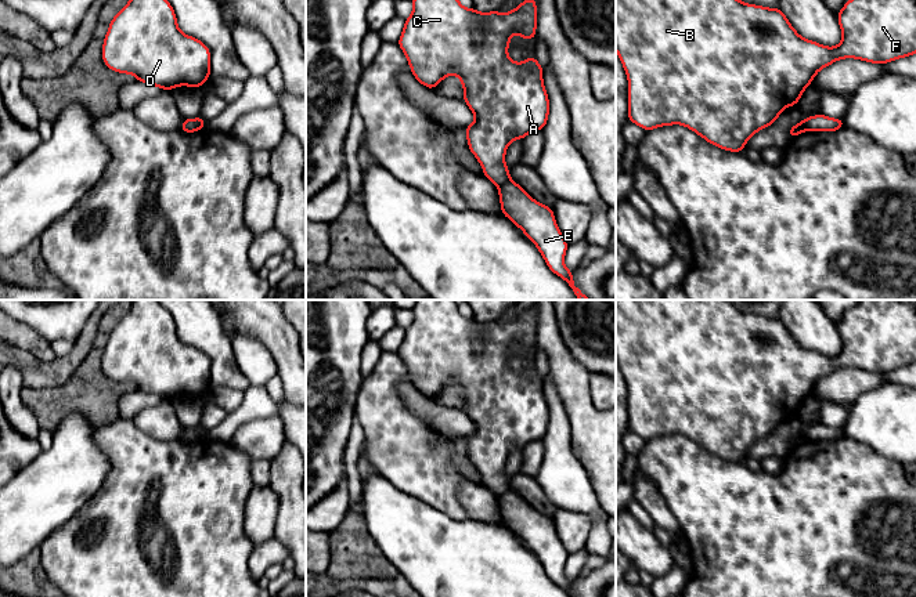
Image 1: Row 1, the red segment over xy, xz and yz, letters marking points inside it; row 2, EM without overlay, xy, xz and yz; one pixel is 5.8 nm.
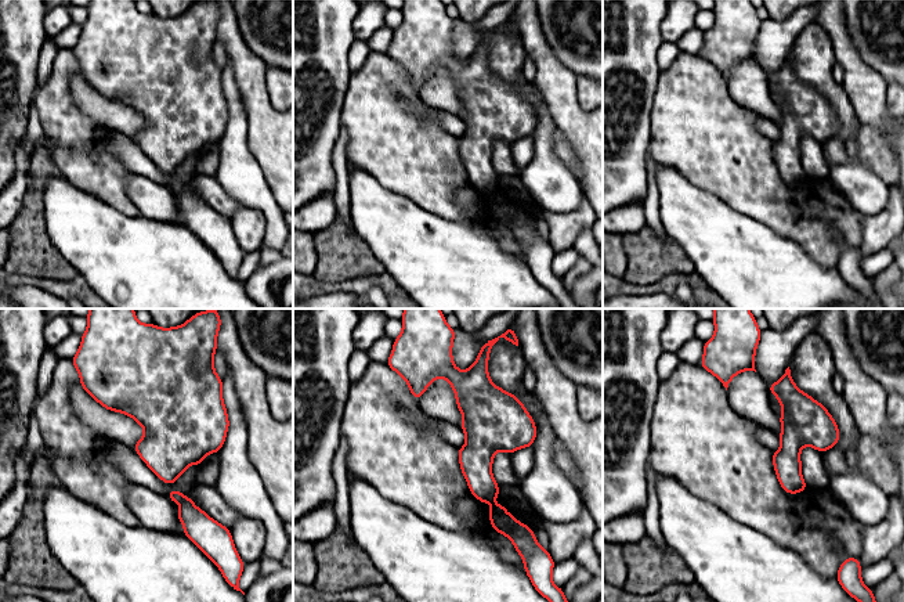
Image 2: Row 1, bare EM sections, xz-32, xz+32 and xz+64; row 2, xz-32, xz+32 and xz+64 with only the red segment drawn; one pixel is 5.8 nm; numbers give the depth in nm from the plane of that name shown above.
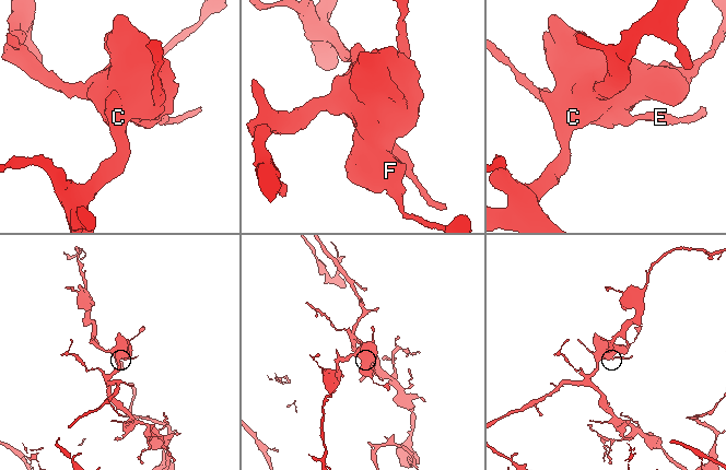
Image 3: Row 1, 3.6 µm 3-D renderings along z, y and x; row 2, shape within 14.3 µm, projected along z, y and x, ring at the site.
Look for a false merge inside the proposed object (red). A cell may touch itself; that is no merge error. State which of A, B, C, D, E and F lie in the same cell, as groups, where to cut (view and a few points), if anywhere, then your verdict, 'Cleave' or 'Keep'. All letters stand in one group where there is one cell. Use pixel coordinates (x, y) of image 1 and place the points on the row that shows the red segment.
Groups: A B C D E F. No split. Keep

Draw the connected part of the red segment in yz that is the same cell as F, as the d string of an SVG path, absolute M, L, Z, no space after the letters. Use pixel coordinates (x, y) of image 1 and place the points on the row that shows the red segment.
M616 0L616 51L628 77L628 120L645 131L682 124L724 151L743 152L747 140L761 129L773 124L785 108L797 105L815 75L834 61L855 58L872 64L888 64L916 54L916 0L848 0L836 17L843 37L837 47L826 47L801 37L779 7L768 8L740 0Z

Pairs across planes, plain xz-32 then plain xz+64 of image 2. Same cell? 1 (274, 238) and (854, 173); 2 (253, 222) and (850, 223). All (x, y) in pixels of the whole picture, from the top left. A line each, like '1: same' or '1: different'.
1: same
2: different

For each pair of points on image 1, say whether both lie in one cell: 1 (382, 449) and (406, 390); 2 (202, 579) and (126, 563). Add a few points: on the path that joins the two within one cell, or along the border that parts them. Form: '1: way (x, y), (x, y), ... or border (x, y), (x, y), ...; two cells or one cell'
1: border (401, 380), (399, 394), (404, 405), (425, 422); two cells
2: way (172, 528), (161, 473), (144, 482), (136, 512); one cell

